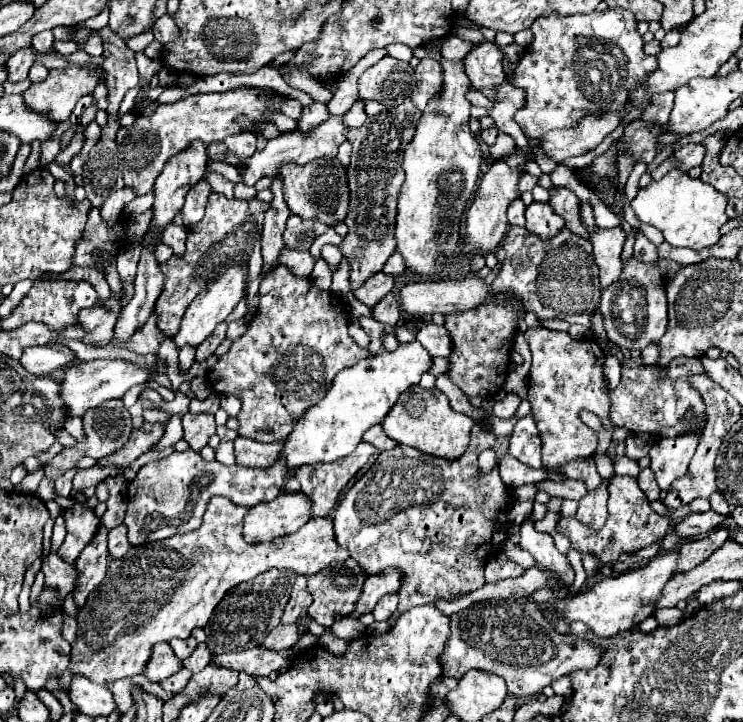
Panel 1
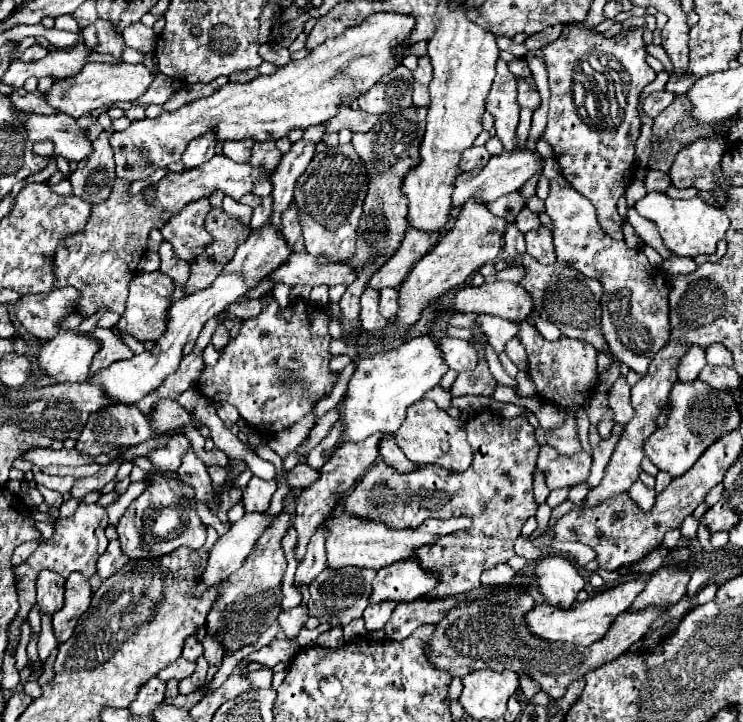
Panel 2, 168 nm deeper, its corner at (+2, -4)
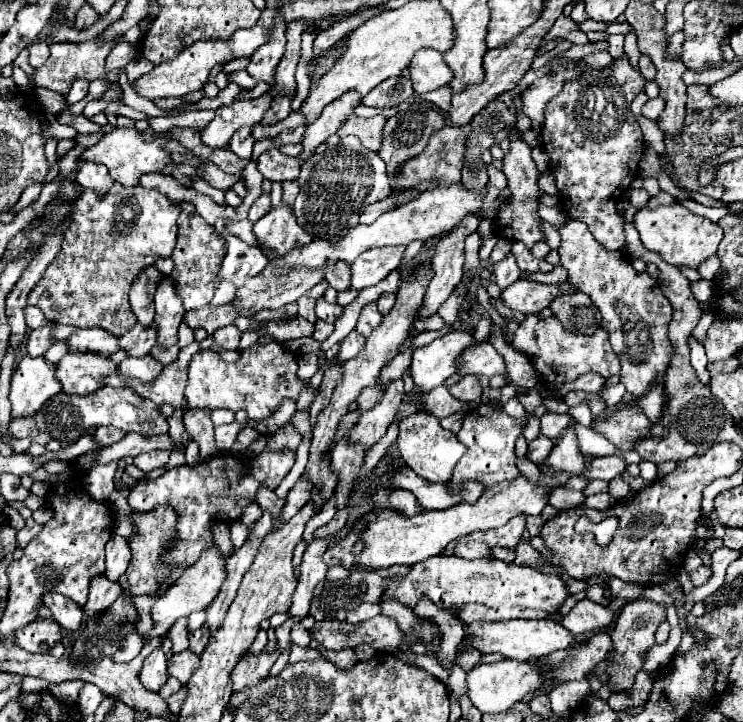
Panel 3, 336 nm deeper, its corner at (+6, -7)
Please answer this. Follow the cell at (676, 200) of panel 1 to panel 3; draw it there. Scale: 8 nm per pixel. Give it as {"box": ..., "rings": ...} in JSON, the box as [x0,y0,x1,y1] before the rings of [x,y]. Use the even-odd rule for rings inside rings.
{"box":[634,204,722,268],"rings":[[[676,204],[676,206],[658,206],[658,208],[642,208],[636,212],[636,222],[634,222],[640,240],[646,250],[660,254],[660,258],[676,268],[688,266],[688,268],[698,268],[706,258],[716,254],[718,244],[722,240],[722,230],[718,224],[712,220],[698,216],[690,212],[688,208]]]}

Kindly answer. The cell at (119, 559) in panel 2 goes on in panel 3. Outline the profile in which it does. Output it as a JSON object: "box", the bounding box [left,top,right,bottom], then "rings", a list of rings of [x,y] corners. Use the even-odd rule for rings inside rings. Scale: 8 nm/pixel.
{"box":[84,576,120,618],"rings":[[[106,576],[94,578],[92,586],[90,586],[90,596],[88,602],[84,606],[84,612],[88,618],[104,614],[120,596],[120,586],[116,586],[116,582],[110,582]]]}

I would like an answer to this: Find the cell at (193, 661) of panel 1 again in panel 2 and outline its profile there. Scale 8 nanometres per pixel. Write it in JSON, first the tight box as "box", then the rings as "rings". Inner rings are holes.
{"box":[180,657,208,695],"rings":[[[200,657],[200,659],[196,661],[196,671],[194,671],[190,677],[186,677],[186,679],[180,681],[180,693],[182,693],[182,695],[188,695],[188,693],[196,691],[196,689],[204,683],[206,671],[208,671],[208,663],[206,663],[204,657]]]}

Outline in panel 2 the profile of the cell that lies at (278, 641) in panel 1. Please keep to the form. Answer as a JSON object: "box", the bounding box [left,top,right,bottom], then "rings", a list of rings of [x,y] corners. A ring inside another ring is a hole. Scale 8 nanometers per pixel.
{"box":[278,605,308,641],"rings":[[[298,605],[298,607],[290,609],[290,611],[280,613],[278,615],[278,625],[280,625],[282,633],[286,635],[286,639],[294,641],[298,637],[300,629],[304,627],[306,619],[308,619],[308,611],[304,611],[304,605]]]}

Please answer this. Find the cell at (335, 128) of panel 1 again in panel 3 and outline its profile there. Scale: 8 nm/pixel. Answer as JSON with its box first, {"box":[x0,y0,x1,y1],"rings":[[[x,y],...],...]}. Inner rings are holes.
{"box":[28,182,178,336],"rings":[[[114,182],[108,198],[98,200],[90,190],[76,200],[62,248],[28,294],[28,304],[38,306],[50,322],[76,328],[104,328],[114,336],[126,334],[134,324],[128,292],[140,272],[158,258],[170,258],[178,234],[176,202],[158,190],[126,188]]]}

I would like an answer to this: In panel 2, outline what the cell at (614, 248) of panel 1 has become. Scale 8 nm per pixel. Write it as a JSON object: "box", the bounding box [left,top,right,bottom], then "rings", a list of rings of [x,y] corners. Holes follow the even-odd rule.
{"box":[542,23,656,239],"rings":[[[570,23],[562,29],[562,35],[556,41],[542,47],[552,93],[548,125],[542,133],[542,139],[552,145],[554,157],[562,165],[564,179],[568,179],[568,183],[572,183],[572,187],[596,207],[598,223],[612,239],[622,239],[622,217],[616,211],[616,201],[630,185],[636,169],[634,141],[640,133],[640,119],[636,111],[638,95],[648,83],[656,79],[656,71],[644,61],[646,49],[642,31],[642,27],[634,27],[626,33],[604,37],[596,29],[586,29],[578,23]]]}

